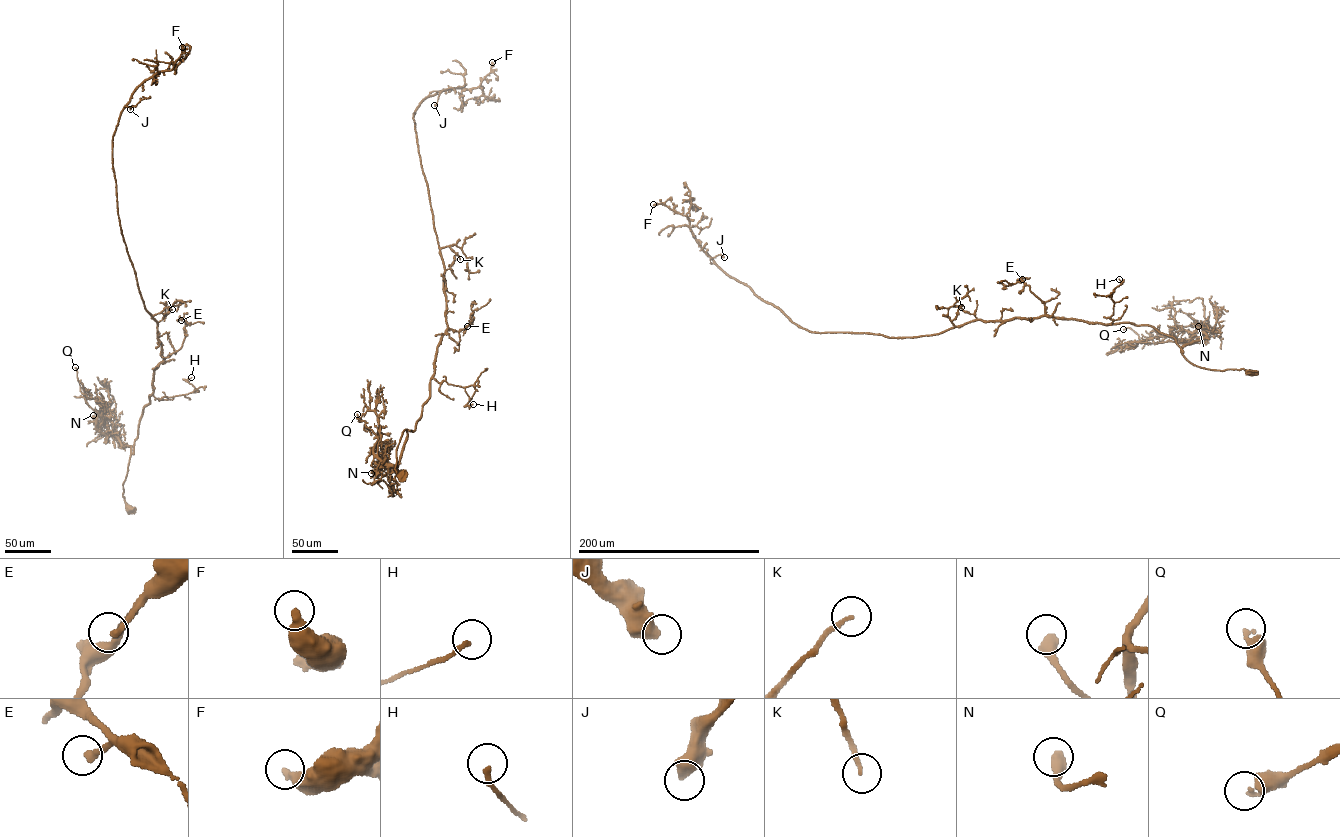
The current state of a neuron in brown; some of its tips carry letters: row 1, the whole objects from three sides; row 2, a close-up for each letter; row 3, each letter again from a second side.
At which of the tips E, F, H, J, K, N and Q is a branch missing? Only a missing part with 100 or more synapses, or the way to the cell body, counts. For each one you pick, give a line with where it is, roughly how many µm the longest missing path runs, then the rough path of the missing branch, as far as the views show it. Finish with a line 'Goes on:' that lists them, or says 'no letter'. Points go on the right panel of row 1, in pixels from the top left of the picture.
Goes on: no letter

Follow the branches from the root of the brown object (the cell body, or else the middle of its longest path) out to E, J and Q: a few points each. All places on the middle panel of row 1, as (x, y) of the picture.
E: (401, 476), (396, 448), (403, 431), (415, 430), (429, 396), (441, 337), (467, 326)
J: (401, 476), (396, 448), (429, 397), (447, 328), (413, 118), (438, 91), (434, 105)
Q: (401, 476), (396, 448), (407, 429), (399, 463), (388, 465), (373, 453), (376, 414), (360, 422), (357, 414)

